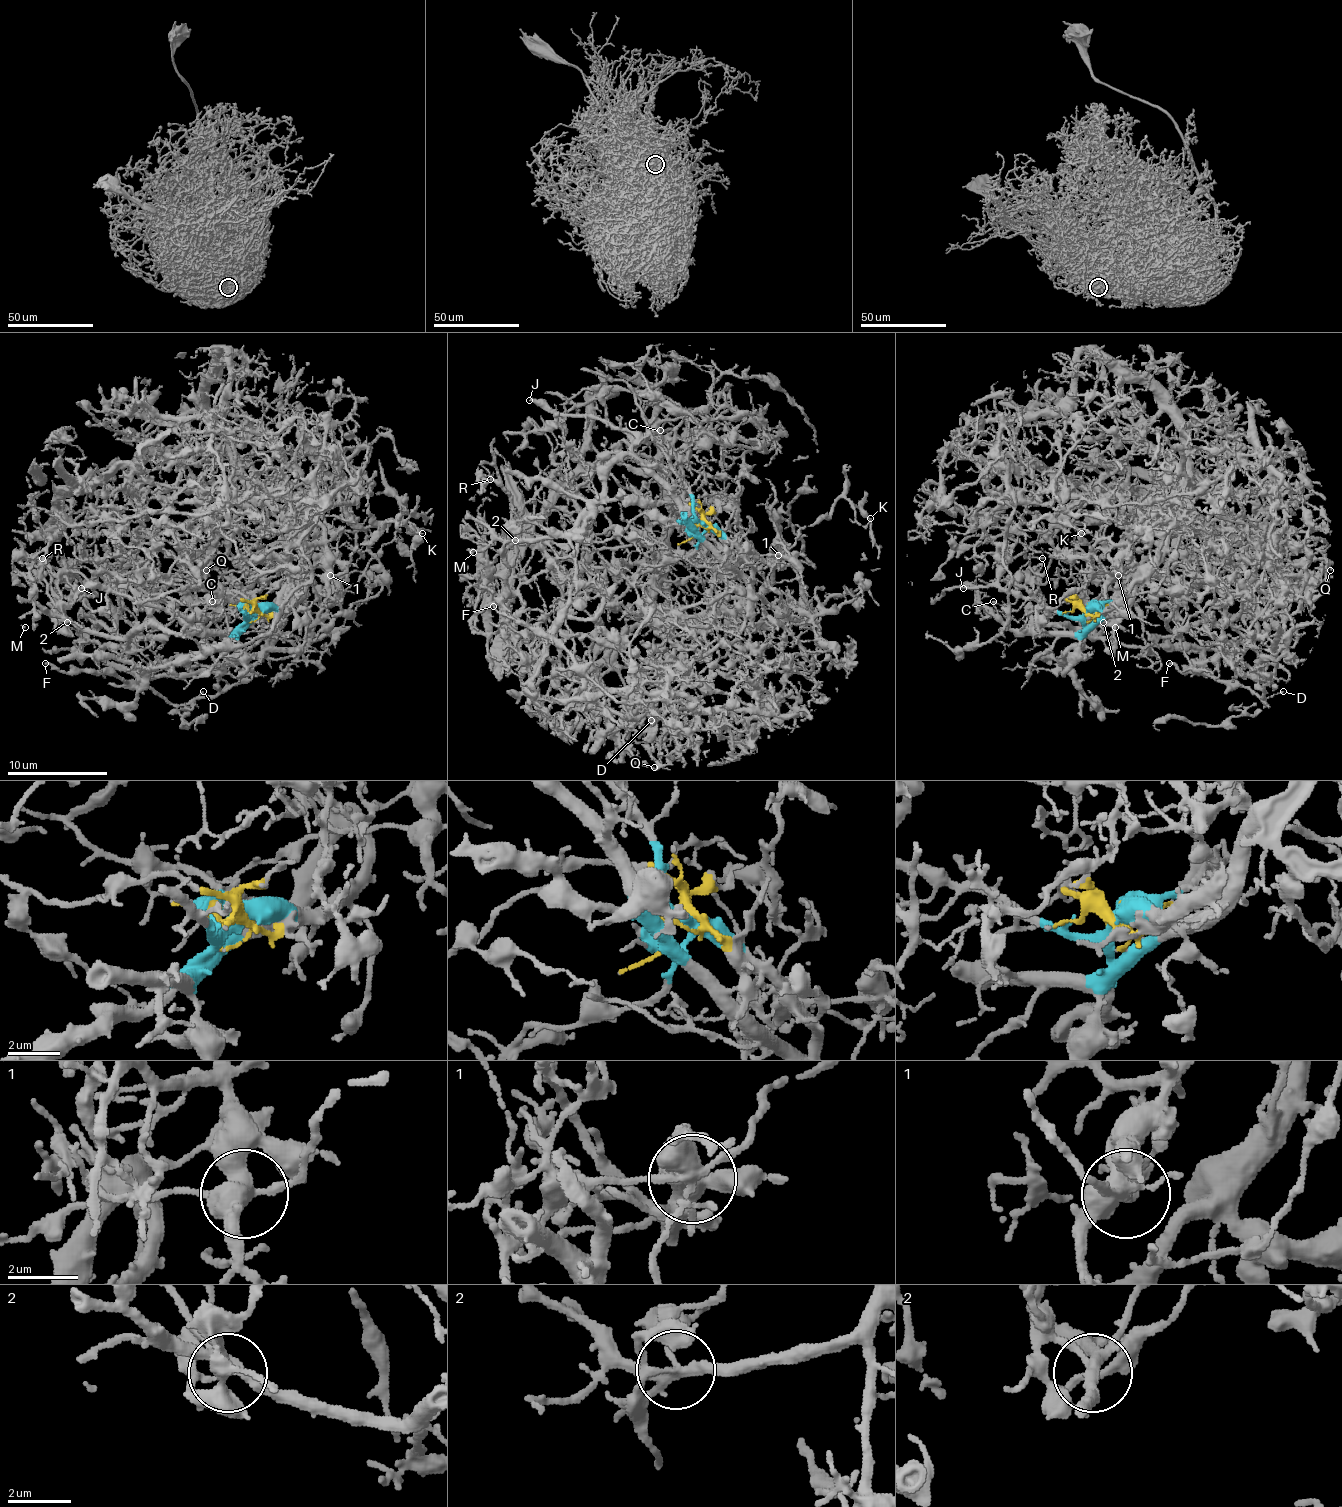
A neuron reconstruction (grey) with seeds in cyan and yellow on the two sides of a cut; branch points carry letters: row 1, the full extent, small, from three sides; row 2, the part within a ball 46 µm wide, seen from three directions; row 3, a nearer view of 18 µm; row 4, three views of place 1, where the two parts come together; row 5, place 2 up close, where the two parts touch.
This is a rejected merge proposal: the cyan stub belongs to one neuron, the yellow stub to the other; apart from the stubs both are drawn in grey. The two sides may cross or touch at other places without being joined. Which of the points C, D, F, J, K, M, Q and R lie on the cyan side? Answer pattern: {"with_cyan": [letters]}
{"with_cyan": ["C", "D", "F", "J", "M"]}

